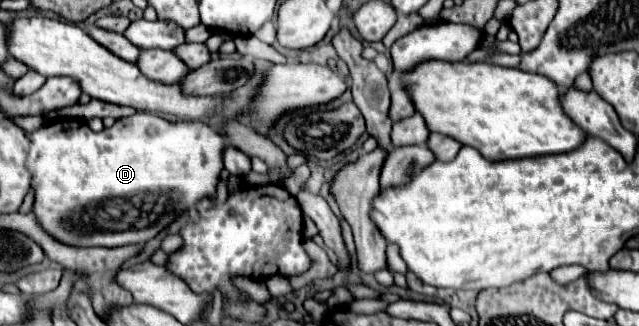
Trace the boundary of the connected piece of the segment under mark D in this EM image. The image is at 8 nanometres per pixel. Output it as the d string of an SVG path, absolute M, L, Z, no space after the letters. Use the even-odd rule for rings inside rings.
M135 112L101 132L93 132L85 122L57 120L31 132L29 138L37 148L37 158L27 158L35 190L33 212L45 232L71 246L143 244L173 224L177 216L187 214L199 200L215 196L223 170L225 142L201 120L167 122L157 114Z

